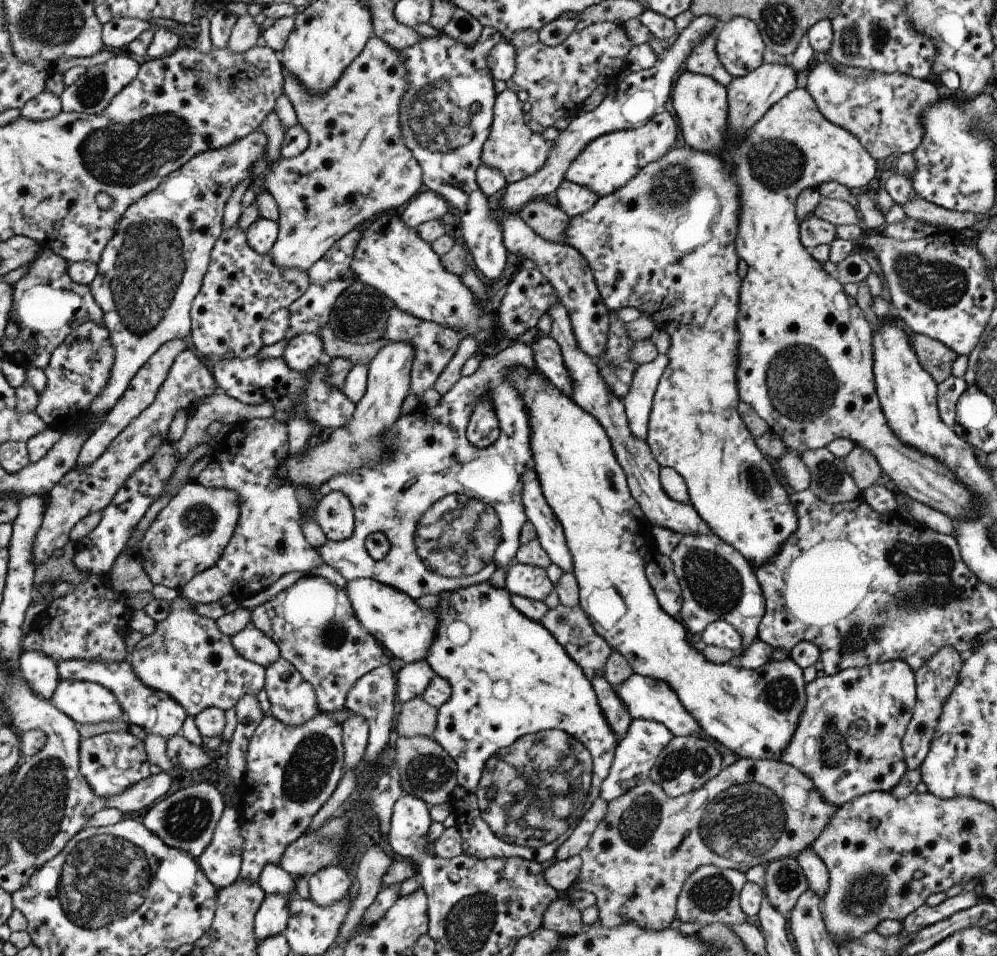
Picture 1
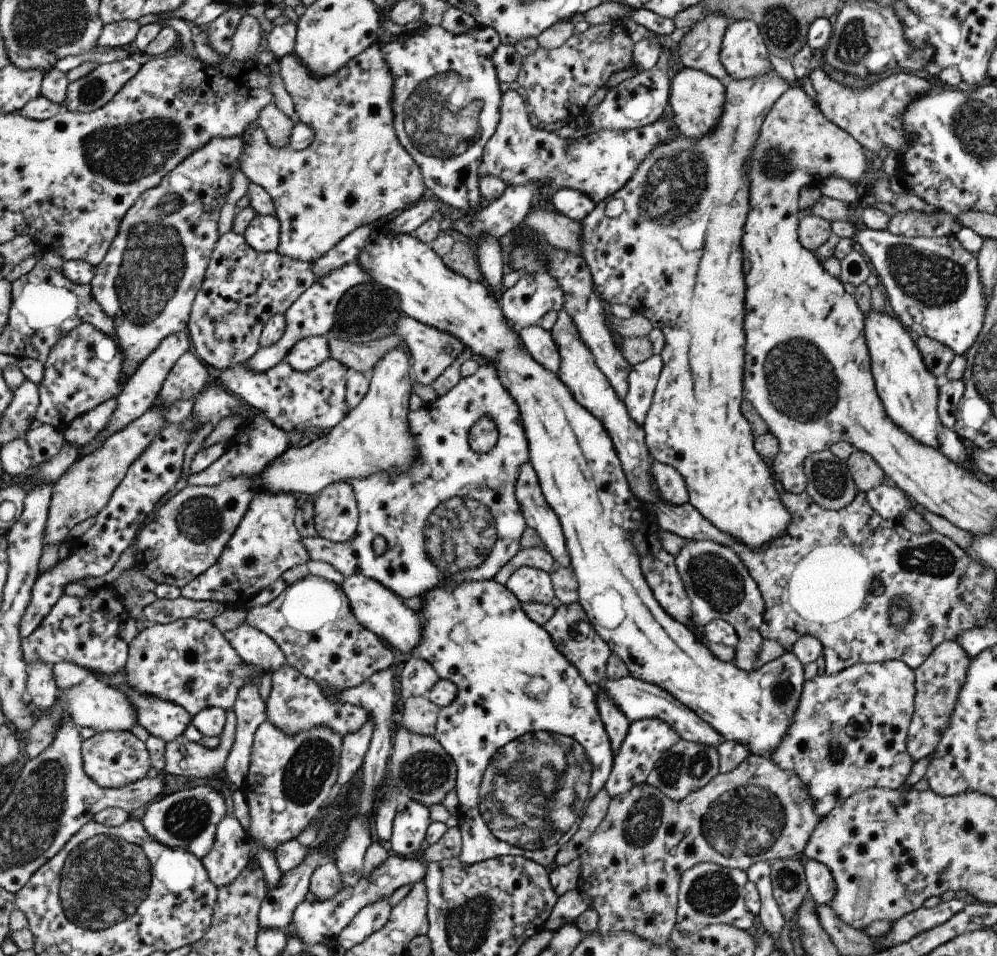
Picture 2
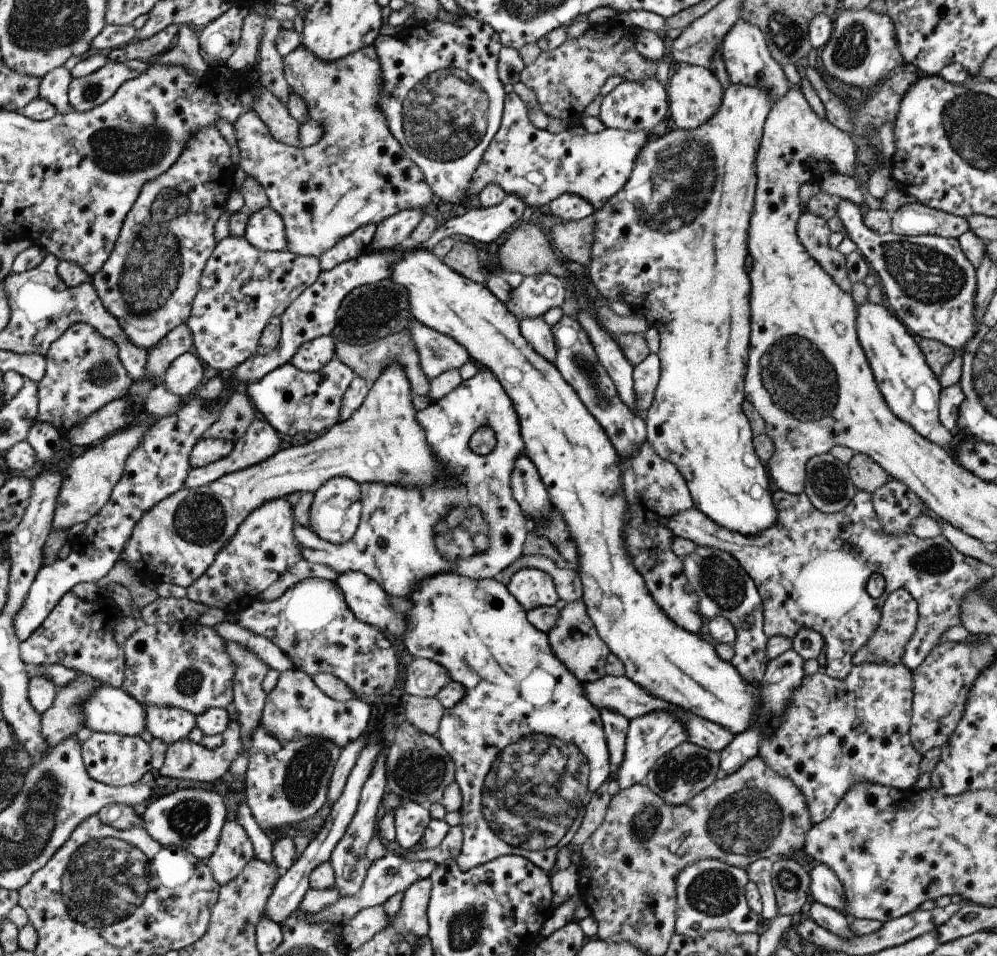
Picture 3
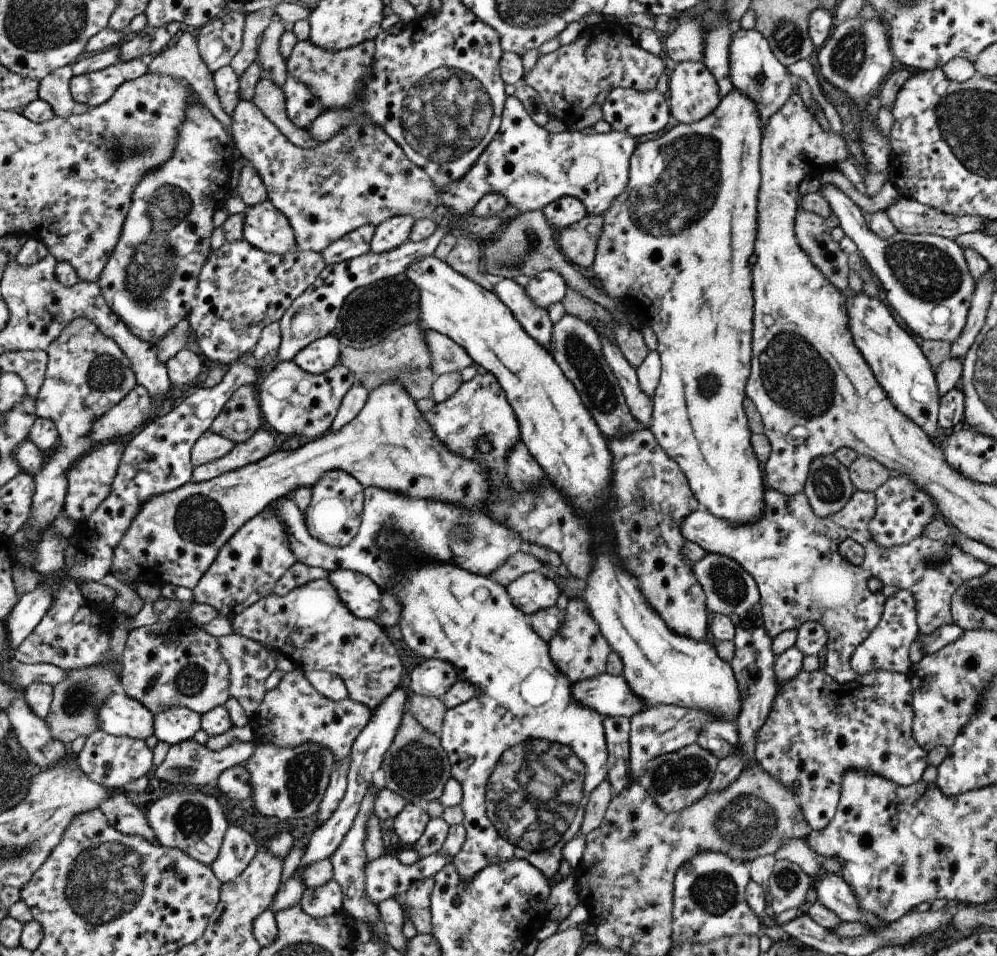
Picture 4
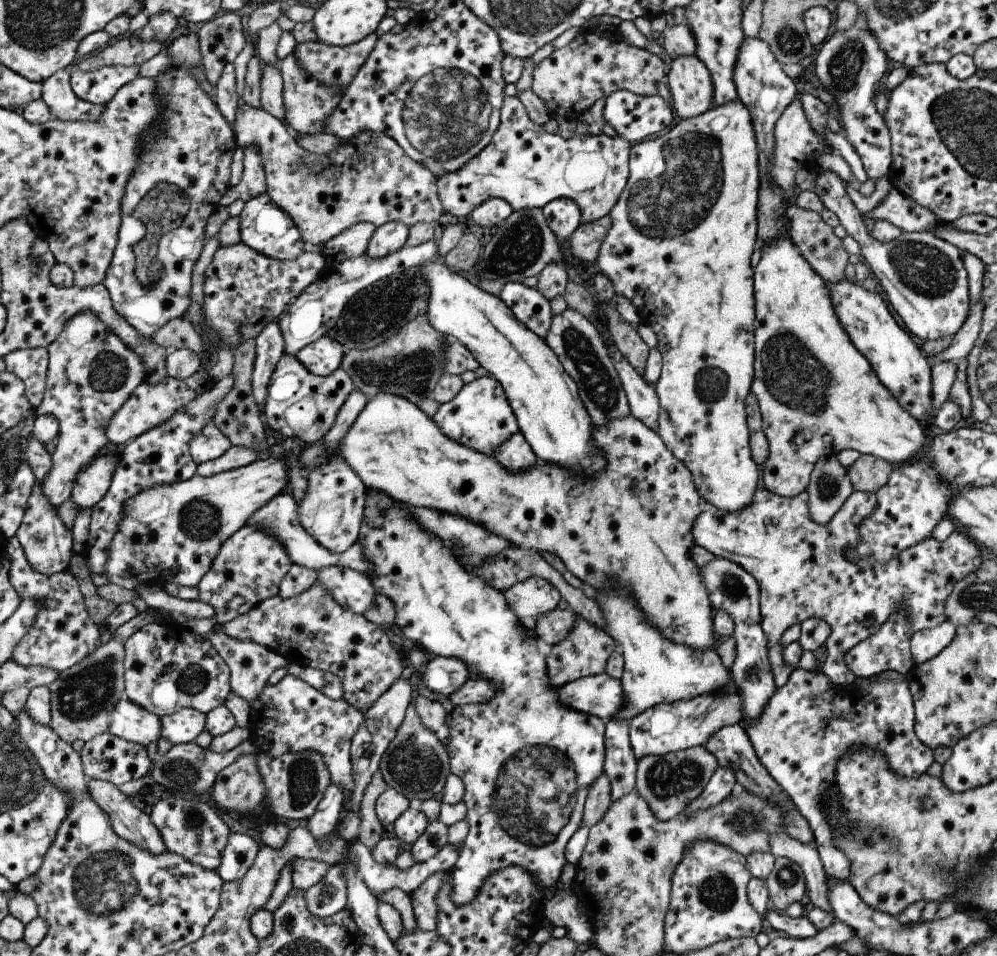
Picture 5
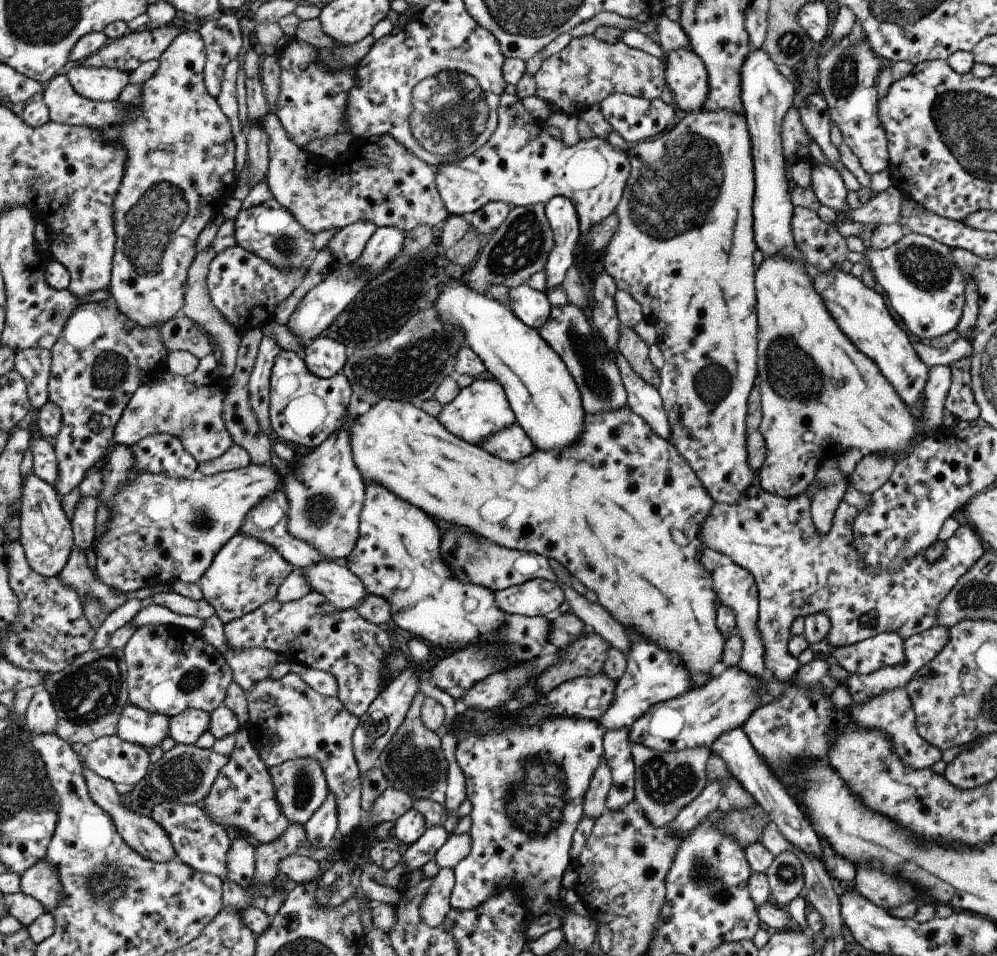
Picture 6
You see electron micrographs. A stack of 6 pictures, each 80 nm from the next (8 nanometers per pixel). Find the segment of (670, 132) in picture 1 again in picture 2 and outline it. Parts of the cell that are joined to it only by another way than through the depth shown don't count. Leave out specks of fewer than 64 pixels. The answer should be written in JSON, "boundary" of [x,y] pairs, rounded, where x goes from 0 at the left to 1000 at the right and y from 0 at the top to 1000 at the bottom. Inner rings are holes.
{"boundary":[[[511,93],[503,98],[501,127],[494,141],[486,149],[478,185],[498,184],[508,195],[541,188],[544,203],[537,206],[537,210],[561,197],[585,201],[596,213],[613,206],[631,189],[645,165],[649,165],[659,151],[669,149],[669,139],[673,135],[671,126],[664,120],[644,134],[601,136],[585,145],[562,146],[555,138],[546,138],[537,133],[525,104],[519,94]]]}

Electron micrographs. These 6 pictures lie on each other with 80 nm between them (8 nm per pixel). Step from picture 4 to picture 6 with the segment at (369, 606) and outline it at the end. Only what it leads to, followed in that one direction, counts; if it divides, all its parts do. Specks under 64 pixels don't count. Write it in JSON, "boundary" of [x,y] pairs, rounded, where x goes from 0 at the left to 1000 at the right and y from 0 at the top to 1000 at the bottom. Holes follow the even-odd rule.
{"boundary":[[[318,588],[302,598],[306,600],[306,607],[311,607],[312,617],[324,621],[338,638],[357,637],[368,622],[364,609],[341,589]]]}

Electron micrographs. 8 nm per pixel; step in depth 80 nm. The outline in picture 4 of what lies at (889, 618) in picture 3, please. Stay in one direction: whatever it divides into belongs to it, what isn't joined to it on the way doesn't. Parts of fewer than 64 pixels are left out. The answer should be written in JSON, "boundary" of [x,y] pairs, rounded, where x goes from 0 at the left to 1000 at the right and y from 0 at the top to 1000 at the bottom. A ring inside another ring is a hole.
{"boundary":[[[906,616],[896,620],[887,630],[886,640],[878,657],[856,679],[852,687],[852,697],[857,704],[865,706],[876,702],[894,702],[908,706],[912,703],[915,692],[911,687],[911,680],[921,664],[917,636],[917,626]]]}

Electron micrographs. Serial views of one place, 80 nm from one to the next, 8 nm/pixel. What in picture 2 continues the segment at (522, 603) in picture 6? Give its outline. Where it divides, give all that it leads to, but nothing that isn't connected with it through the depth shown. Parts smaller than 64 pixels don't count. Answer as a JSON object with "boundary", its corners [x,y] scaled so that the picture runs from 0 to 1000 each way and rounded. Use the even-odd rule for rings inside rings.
{"boundary":[[[523,592],[515,596],[506,613],[520,630],[539,630],[547,633],[553,630],[557,621],[552,601],[534,593]]]}

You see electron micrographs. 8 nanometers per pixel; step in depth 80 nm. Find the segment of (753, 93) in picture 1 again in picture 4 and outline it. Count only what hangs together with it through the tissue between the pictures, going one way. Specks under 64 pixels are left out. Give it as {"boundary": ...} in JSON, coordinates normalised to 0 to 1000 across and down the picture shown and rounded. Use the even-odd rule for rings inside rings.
{"boundary":[[[737,92],[731,94],[722,104],[721,109],[711,117],[707,123],[695,130],[679,130],[669,136],[661,144],[641,149],[632,165],[632,179],[627,197],[615,207],[613,215],[603,224],[603,245],[599,250],[593,283],[596,291],[603,296],[603,303],[613,314],[618,314],[633,326],[637,338],[643,342],[651,342],[659,354],[659,370],[662,377],[662,393],[653,416],[653,439],[651,452],[657,458],[659,467],[669,475],[687,497],[693,517],[702,527],[702,531],[709,532],[715,540],[736,547],[758,545],[764,537],[765,494],[763,486],[752,463],[753,452],[750,449],[749,438],[744,426],[747,416],[746,406],[752,390],[753,374],[753,345],[754,345],[754,295],[753,283],[749,272],[754,267],[757,253],[757,236],[759,236],[759,201],[761,200],[761,163],[762,145],[764,142],[763,126],[759,119],[759,109],[753,107],[747,98],[739,96]]]}

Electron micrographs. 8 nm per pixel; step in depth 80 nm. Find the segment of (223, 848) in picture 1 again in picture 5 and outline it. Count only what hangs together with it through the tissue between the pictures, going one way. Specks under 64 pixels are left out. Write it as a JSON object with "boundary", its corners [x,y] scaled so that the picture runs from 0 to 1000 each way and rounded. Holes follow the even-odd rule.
{"boundary":[[[234,870],[222,897],[222,906],[218,908],[219,914],[225,922],[241,921],[256,903],[261,888],[254,877]]]}

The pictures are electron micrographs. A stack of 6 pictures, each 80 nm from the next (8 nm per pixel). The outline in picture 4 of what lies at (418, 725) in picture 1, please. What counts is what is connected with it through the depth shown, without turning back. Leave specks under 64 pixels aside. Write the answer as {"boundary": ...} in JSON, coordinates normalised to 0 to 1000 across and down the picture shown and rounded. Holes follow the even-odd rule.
{"boundary":[[[411,724],[410,745],[419,756],[431,767],[438,768],[441,765],[447,738],[441,730],[427,729]]]}

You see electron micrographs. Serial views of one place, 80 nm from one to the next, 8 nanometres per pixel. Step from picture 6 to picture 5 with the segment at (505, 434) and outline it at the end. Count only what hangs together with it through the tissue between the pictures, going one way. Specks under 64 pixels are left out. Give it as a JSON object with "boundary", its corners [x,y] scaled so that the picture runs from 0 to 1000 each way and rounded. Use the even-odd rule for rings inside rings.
{"boundary":[[[521,452],[513,454],[513,458],[503,462],[503,467],[494,471],[493,479],[503,485],[503,490],[511,496],[519,496],[519,494],[537,490],[537,475],[533,473],[531,464],[527,462],[527,458]]]}

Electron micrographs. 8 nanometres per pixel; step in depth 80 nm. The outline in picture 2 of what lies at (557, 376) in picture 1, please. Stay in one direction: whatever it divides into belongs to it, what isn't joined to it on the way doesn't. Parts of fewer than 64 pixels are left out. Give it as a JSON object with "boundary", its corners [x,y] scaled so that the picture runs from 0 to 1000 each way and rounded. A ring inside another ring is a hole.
{"boundary":[[[535,340],[521,345],[519,349],[521,358],[532,374],[535,374],[535,379],[539,379],[543,385],[547,385],[559,393],[562,376],[559,362],[553,355],[552,347]]]}

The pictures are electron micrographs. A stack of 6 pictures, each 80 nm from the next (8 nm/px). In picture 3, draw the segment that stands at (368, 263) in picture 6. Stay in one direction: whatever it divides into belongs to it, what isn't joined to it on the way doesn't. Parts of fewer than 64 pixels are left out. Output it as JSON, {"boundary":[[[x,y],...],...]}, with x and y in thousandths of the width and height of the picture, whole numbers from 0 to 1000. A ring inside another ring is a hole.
{"boundary":[[[407,219],[386,228],[377,235],[371,260],[388,262],[409,252],[410,245],[420,234],[425,224],[426,222],[422,220]]]}

